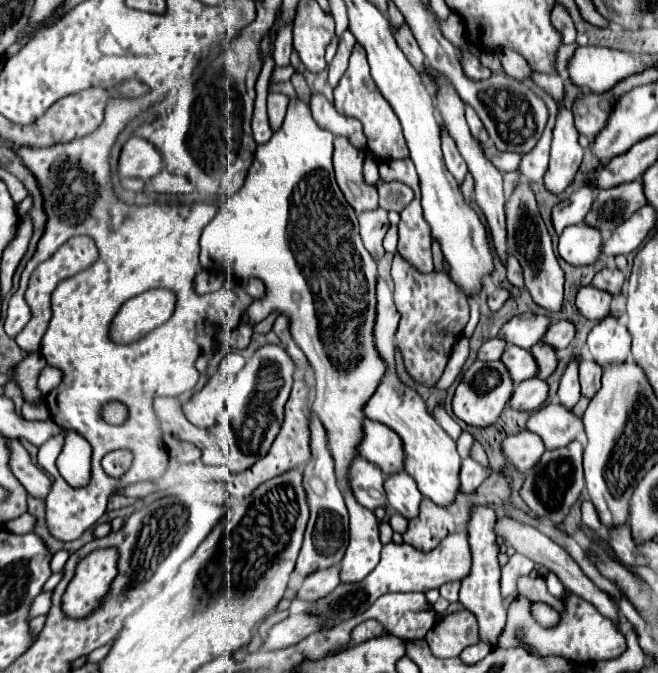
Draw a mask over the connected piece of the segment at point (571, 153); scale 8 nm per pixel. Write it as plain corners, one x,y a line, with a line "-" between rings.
560,107
560,117
556,117
552,139
550,167
544,175
544,185
552,193
562,193
568,187
568,183
572,183
580,163
582,163
582,147
578,143
574,115
570,109

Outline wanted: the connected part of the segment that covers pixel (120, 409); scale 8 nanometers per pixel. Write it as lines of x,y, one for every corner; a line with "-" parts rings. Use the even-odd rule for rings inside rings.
112,401
108,403
104,409
102,409
102,417
106,423
114,423
114,425
122,424
128,416
128,411
125,405
118,401

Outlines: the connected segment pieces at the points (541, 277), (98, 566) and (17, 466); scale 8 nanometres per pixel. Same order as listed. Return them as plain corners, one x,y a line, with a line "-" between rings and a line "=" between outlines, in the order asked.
520,181
506,203
506,217
508,217
508,247
510,253
520,261
524,269
524,283
532,295
532,301
552,313
562,309
562,287
564,287
564,271
558,265
558,259
552,251
550,235
544,227
544,221
536,207
536,197
530,191
528,181
=
98,549
88,553
88,557
84,557
78,565
76,565
76,573
72,577
72,581
68,583
64,595
62,595
62,611
66,617
70,619
84,619
90,613
94,613
96,609
100,609
102,599
106,597
104,593
110,591
112,579
118,575
118,551
116,549
=
12,439
10,441
10,469
16,475
16,479
26,487
26,491
36,497
36,499
46,499
46,495
52,489
52,481
48,479
48,475
30,461
30,455
26,453
26,449

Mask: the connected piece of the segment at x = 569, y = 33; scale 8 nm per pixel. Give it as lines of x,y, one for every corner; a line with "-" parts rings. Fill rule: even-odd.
554,5
554,9
552,9
552,25
560,31
564,45
574,43
576,29
574,29
574,23
572,23
568,11
562,5

